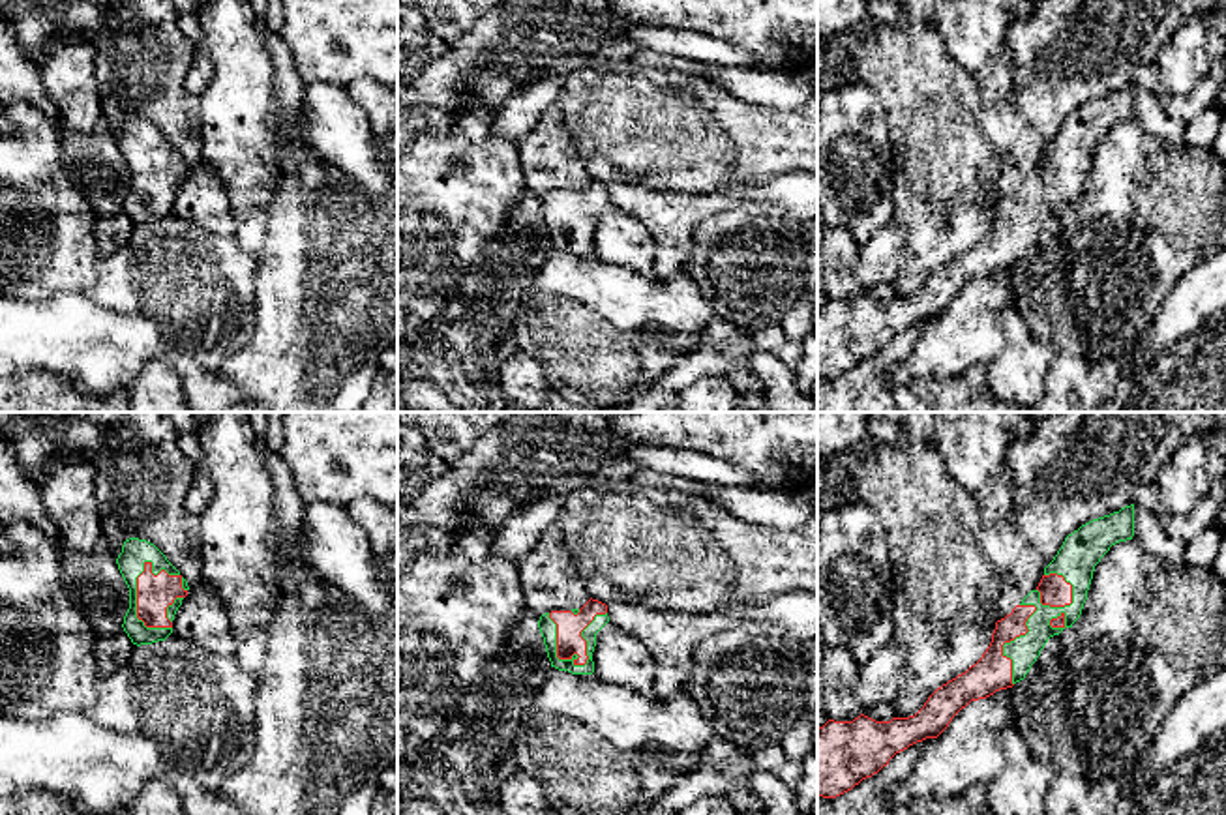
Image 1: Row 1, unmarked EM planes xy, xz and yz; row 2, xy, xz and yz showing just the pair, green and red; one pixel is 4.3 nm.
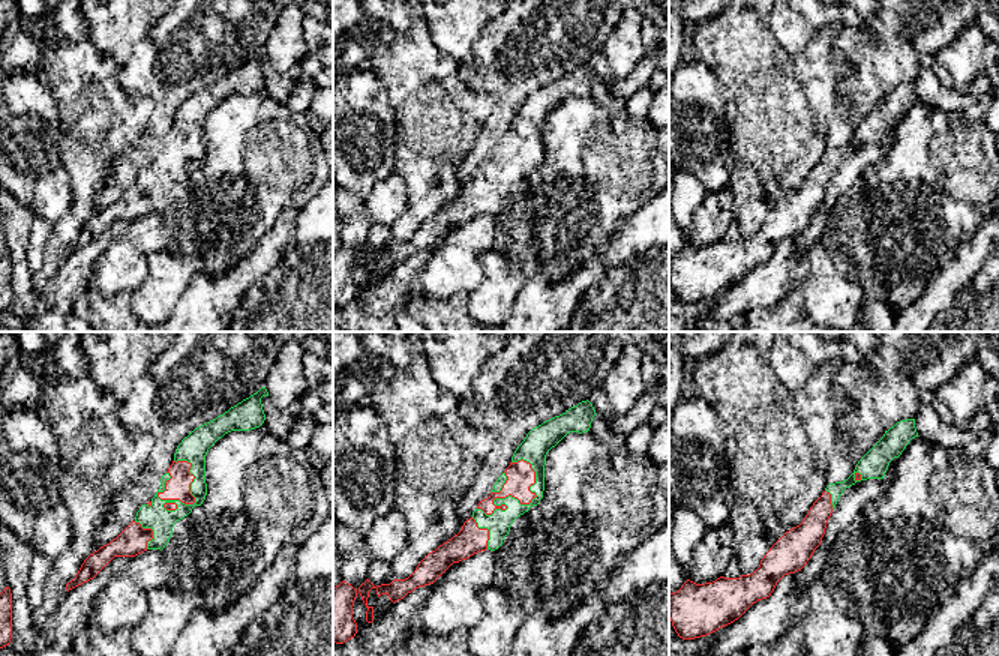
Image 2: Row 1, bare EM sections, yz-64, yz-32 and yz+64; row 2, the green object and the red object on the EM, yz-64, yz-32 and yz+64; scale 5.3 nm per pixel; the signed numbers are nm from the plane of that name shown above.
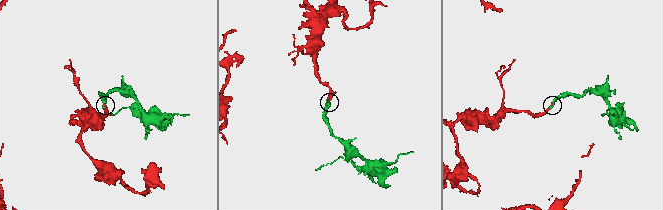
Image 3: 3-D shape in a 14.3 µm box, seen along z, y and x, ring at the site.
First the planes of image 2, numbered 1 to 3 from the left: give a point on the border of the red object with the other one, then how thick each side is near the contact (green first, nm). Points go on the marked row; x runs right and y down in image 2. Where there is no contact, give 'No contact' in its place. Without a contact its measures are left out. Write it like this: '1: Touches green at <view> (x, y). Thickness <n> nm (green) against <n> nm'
1: Touches green at yz-64 (195, 499). Thickness 140 nm (green) against 130 nm
2: Touches green at yz-32 (516, 499). Thickness 130 nm (green) against 150 nm
3: Touches green at yz+64 (831, 499). Thickness 100 nm (green) against 160 nm

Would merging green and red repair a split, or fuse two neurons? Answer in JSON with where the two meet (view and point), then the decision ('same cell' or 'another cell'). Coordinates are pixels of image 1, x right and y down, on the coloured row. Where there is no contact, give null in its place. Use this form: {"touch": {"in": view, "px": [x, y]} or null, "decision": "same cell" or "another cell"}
{"touch": {"in": "xy", "px": [135, 606]}, "decision": "same cell"}

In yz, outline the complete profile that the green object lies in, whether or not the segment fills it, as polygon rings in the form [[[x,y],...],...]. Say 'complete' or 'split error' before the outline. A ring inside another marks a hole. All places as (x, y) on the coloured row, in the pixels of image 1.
split error; [[[1134,504],[1121,508],[1110,515],[1093,519],[1069,534],[1044,568],[1044,575],[1035,590],[1031,590],[1010,615],[995,622],[992,643],[982,658],[965,673],[937,688],[924,706],[909,718],[892,718],[890,721],[875,721],[864,714],[853,721],[829,719],[817,729],[817,794],[836,798],[862,779],[872,778],[889,761],[909,746],[926,738],[937,738],[952,721],[952,718],[971,701],[986,699],[999,689],[1012,688],[1024,680],[1031,665],[1050,637],[1059,635],[1065,628],[1080,618],[1095,566],[1119,541],[1134,536]]]

